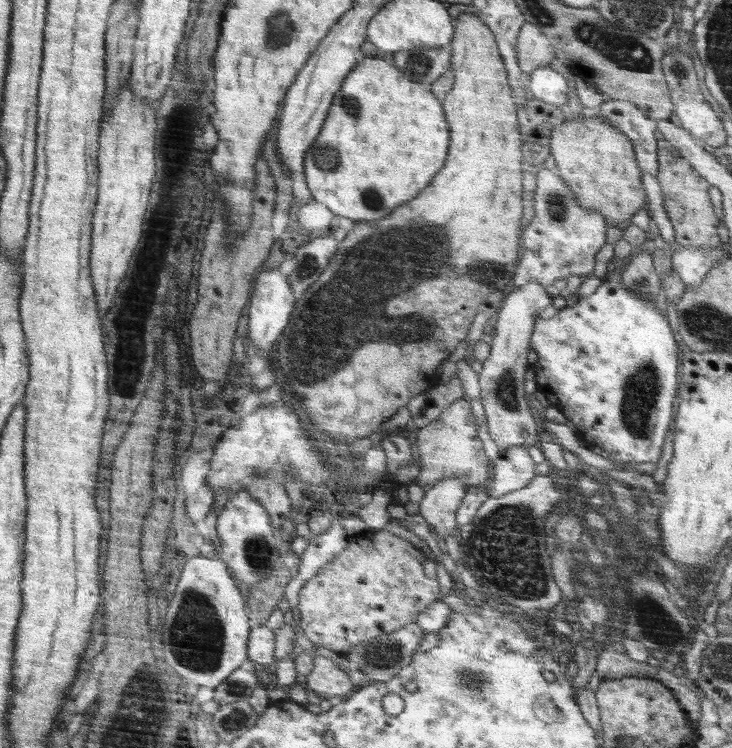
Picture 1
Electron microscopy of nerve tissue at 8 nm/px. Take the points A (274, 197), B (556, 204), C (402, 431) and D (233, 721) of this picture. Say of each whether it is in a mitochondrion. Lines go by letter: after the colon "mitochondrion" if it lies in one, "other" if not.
A: other
B: mitochondrion
C: other
D: mitochondrion

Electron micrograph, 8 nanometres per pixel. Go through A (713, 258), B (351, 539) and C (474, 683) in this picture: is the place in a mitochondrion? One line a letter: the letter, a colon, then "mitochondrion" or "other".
A: other
B: other
C: mitochondrion

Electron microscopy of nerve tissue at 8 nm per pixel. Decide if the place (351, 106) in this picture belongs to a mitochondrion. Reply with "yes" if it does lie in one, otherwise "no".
yes

